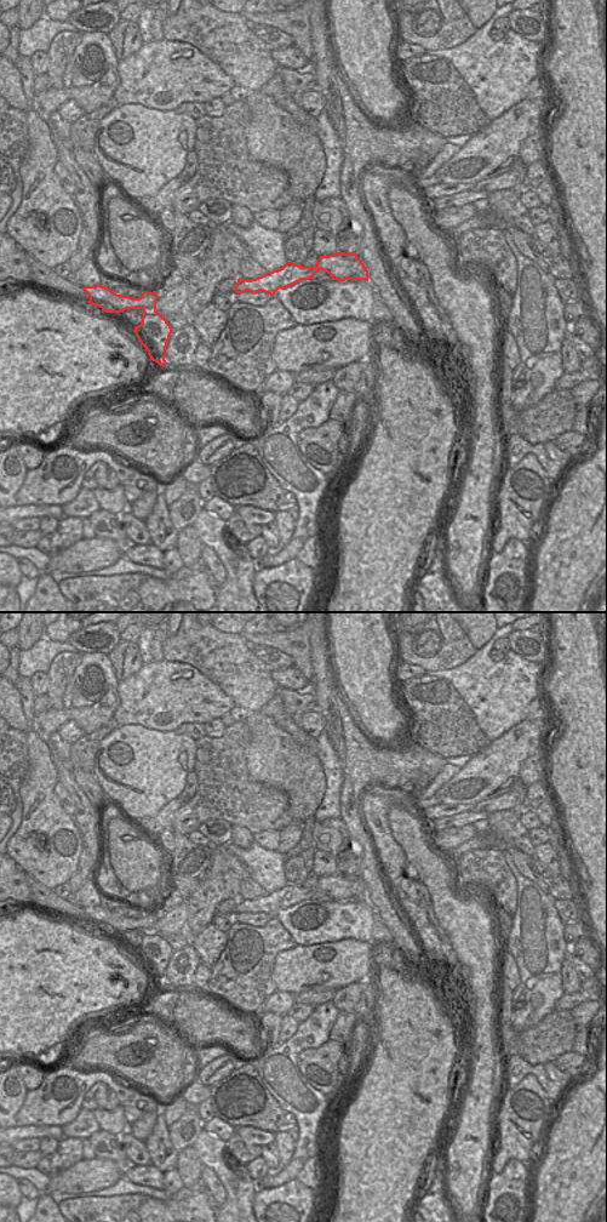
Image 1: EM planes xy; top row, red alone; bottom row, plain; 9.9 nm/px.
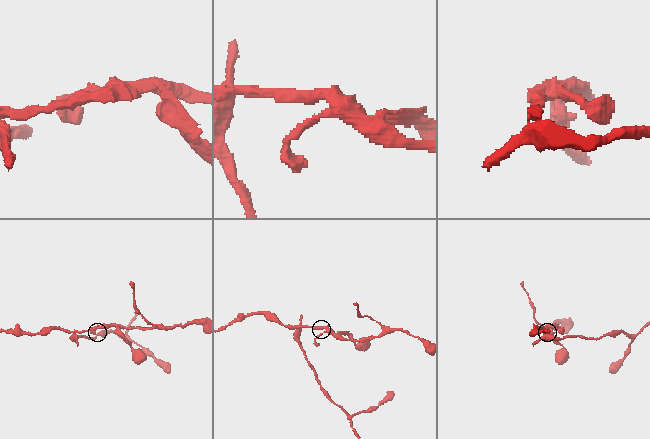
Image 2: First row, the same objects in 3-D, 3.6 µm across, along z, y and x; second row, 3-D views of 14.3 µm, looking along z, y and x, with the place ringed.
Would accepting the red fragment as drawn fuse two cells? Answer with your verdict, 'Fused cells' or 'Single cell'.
Fused cells.

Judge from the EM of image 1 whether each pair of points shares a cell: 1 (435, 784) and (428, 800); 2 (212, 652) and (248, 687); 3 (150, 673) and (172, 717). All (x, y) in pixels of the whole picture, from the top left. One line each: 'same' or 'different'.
1: same
2: same
3: same

